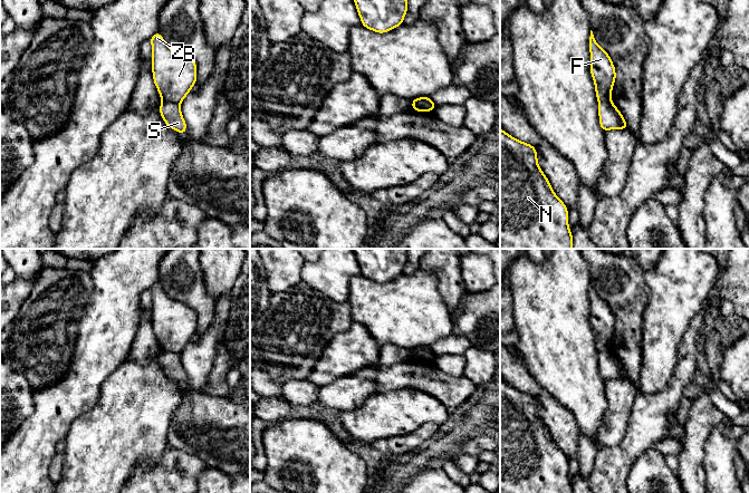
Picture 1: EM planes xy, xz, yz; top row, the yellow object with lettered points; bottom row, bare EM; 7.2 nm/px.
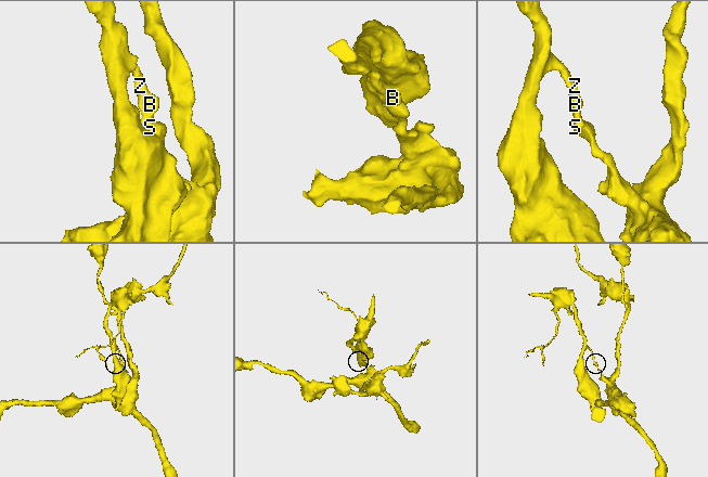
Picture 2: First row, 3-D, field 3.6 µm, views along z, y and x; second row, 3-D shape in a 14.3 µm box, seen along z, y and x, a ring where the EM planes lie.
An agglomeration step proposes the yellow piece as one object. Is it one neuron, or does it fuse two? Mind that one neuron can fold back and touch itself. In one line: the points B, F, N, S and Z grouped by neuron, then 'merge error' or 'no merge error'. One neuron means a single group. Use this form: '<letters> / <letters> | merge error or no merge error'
B F N Z / S | merge error

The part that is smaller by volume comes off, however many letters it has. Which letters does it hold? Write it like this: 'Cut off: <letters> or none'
Cut off: B, F, N, Z

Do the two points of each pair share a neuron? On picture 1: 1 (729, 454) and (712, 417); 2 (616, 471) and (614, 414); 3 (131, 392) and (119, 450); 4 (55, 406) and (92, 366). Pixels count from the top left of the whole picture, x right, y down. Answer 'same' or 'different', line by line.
1: different
2: different
3: same
4: same

